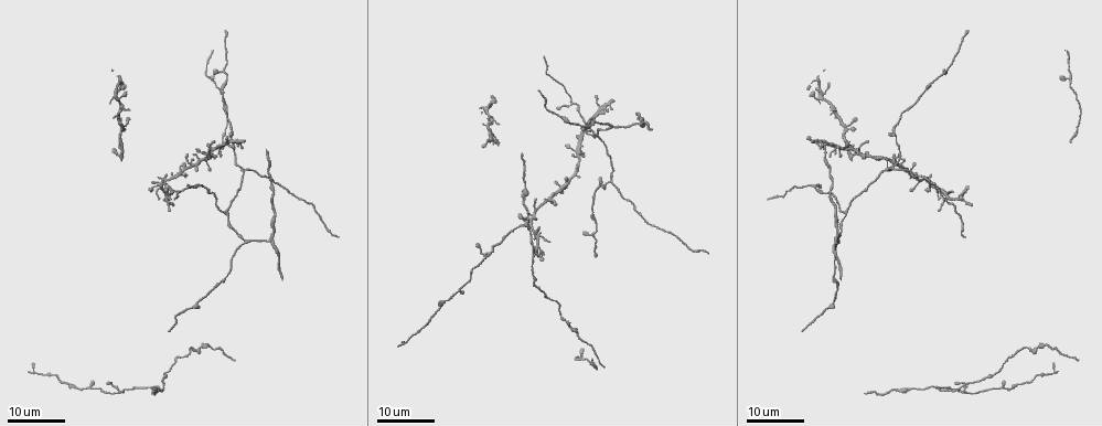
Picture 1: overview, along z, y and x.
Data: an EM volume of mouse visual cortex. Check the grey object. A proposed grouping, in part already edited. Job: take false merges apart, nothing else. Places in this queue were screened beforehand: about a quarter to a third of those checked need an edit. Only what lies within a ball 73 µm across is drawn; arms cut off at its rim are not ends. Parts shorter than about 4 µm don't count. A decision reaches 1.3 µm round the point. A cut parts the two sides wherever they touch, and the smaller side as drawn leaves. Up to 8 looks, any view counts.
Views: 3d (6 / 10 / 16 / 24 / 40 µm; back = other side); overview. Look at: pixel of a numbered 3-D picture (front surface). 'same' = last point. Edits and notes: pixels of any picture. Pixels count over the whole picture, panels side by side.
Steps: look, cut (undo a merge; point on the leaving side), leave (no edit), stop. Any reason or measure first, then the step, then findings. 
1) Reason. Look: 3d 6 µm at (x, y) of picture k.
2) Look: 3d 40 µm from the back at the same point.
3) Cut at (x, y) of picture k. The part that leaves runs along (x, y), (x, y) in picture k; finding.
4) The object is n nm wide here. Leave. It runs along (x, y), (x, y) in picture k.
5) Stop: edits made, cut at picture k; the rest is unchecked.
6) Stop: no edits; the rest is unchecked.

Branch point. Look: 3d 16 µm at (528, 224) of picture 1.

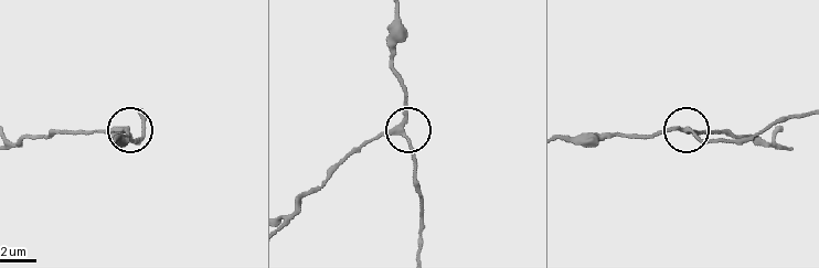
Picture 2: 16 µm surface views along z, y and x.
Look: 3d 6 µm at (397, 133) of picture 2.

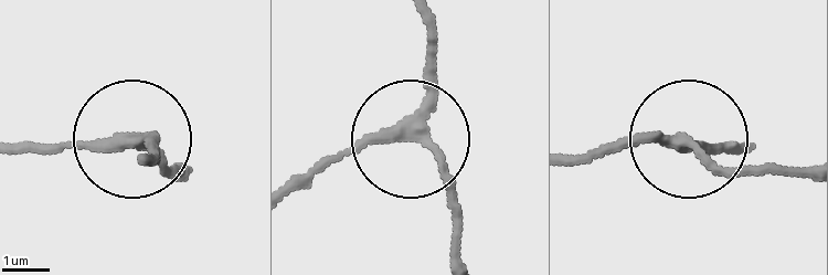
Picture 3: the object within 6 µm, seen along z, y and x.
3 arms meet here. Leave. All the same cell.

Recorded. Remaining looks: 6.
Branch point. Look: 3d 24 µm at (846, 212) of picture 1.

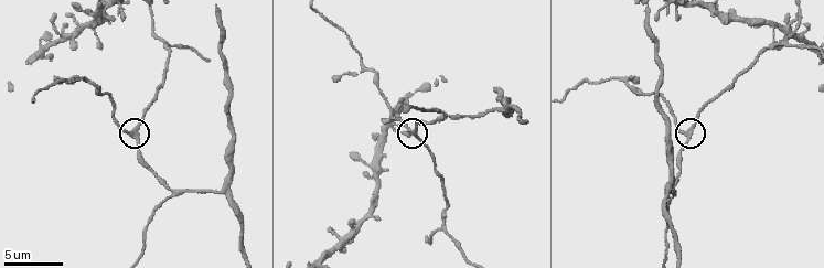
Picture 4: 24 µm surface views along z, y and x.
Zoom in. Look: 3d 6 µm at (406, 127) of picture 4.

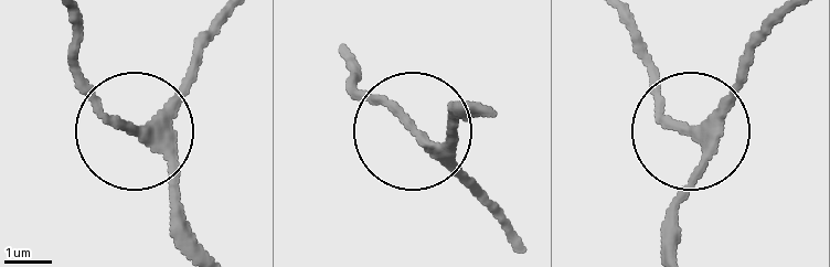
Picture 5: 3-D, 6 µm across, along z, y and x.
The object is 210 nm wide here. Leave. It runs along (678, 249), (701, 155), (646, 64) in picture 5; all the same cell.

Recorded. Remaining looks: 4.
Small branch off a trunk. Look: 3d 16 µm at (166, 198) of picture 1.

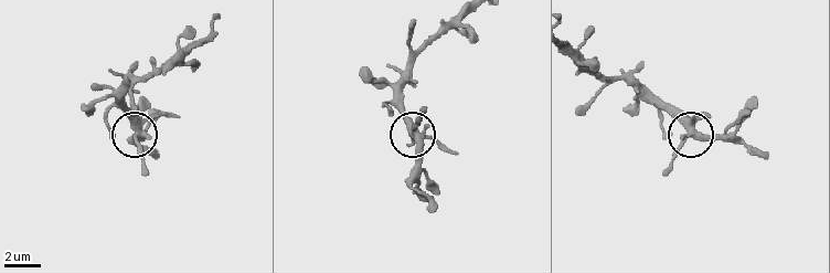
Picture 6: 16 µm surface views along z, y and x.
Look: 3d 10 µm at (692, 134) of picture 6.

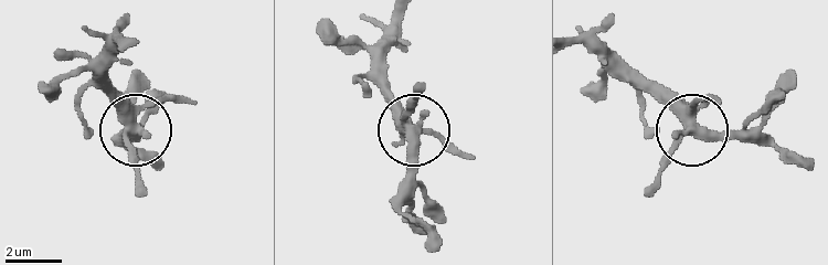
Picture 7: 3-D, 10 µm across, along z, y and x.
4 arms meet here. Leave. It runs along (406, 10), (386, 60), (386, 95), (413, 126), (415, 83) in picture 7; continuous, no second cell.

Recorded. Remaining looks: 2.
Look: 3d 10 µm at (723, 12) of picture 4.

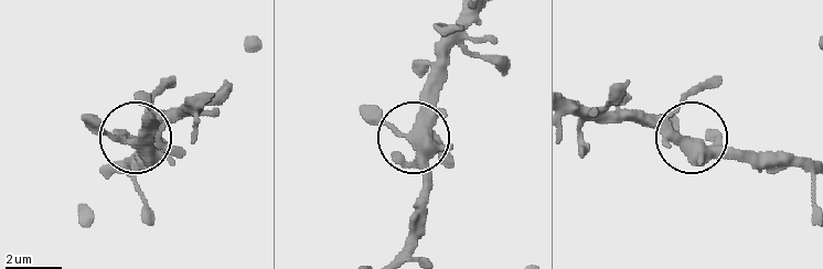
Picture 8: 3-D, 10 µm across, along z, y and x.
Look: 3d 10 µm from the back at (128, 141) of picture 8.

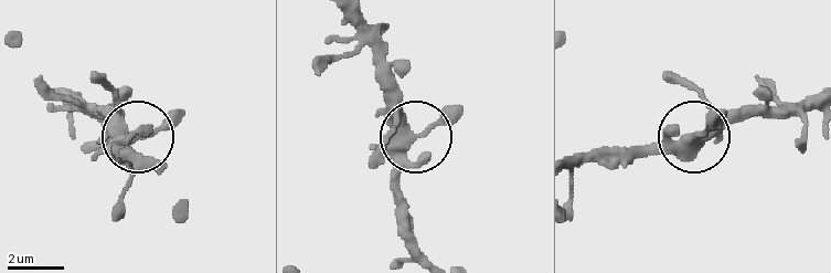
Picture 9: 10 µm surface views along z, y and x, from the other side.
The object is 370 nm wide here. Leave. One cell here.

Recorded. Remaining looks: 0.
Stop: no edits; the rest is unchecked.

